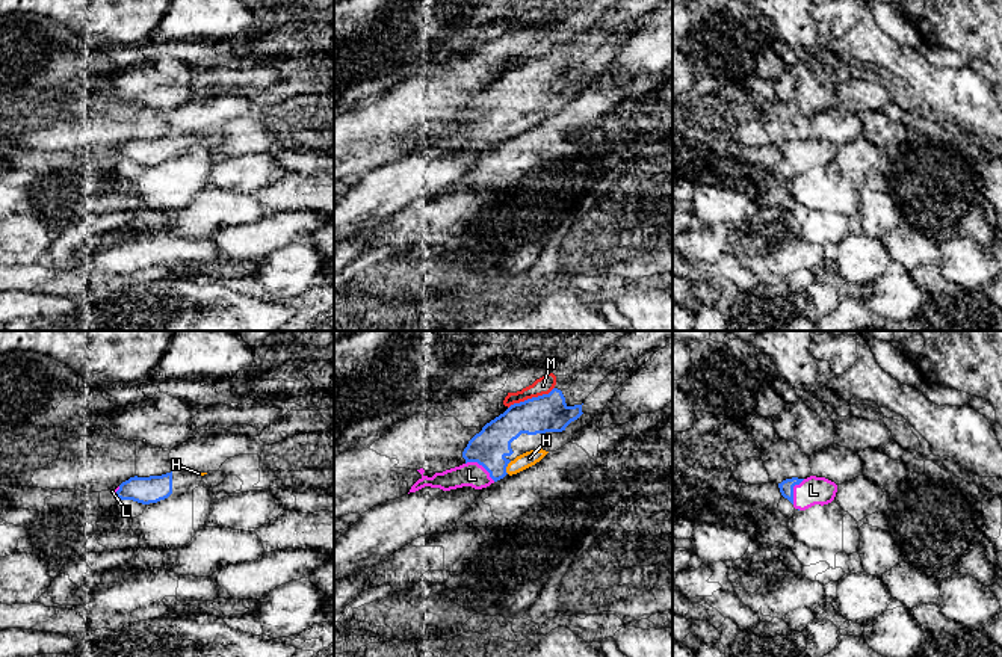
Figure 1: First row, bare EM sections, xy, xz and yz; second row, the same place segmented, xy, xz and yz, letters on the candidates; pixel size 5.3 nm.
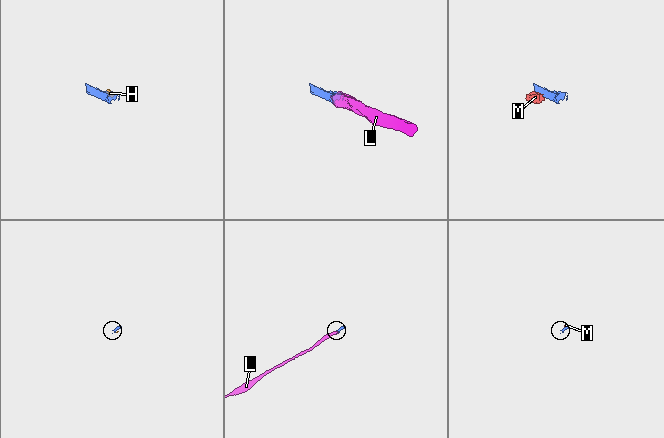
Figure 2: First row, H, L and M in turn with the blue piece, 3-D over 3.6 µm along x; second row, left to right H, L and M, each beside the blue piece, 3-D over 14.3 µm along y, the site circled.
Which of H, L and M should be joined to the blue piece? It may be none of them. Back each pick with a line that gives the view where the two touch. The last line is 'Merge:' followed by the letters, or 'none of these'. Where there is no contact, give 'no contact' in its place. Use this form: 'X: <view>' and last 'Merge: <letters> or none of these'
H: xz
L: xz
Merge: H, L

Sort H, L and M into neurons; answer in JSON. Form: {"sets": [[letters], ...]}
{"sets": [["H", "L"], ["M"]]}

